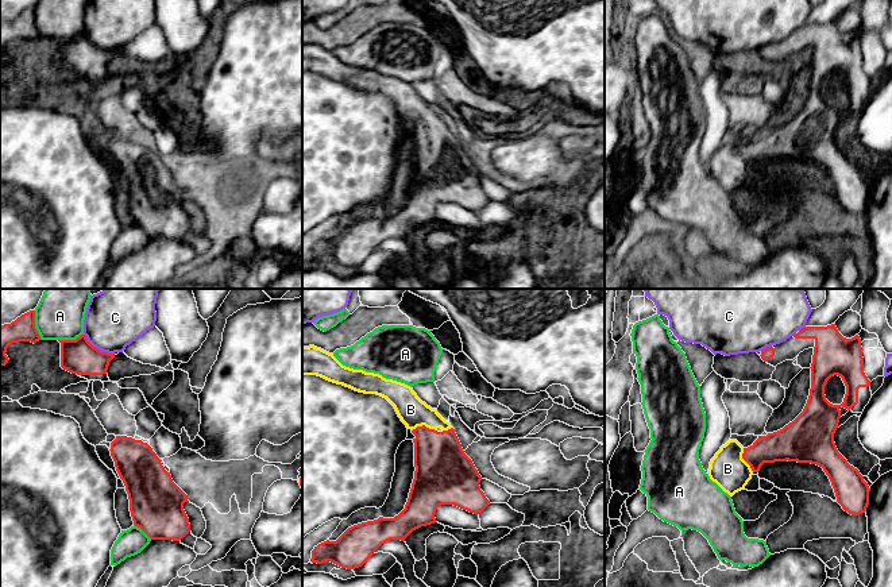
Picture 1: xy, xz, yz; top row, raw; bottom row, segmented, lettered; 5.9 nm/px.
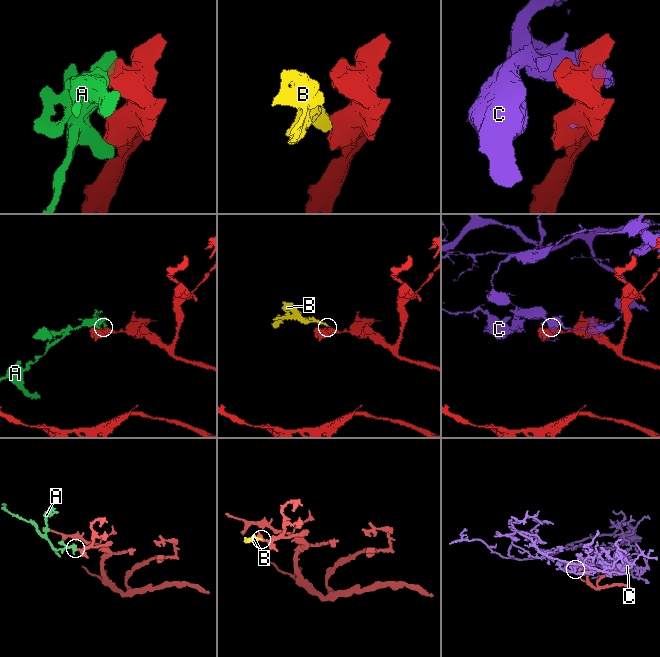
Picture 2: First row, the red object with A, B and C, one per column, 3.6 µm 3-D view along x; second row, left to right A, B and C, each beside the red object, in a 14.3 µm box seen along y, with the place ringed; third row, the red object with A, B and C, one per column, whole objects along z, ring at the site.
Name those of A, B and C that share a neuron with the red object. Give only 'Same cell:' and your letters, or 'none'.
Same cell: B

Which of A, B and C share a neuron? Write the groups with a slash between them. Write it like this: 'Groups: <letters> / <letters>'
Groups: A / B / C

